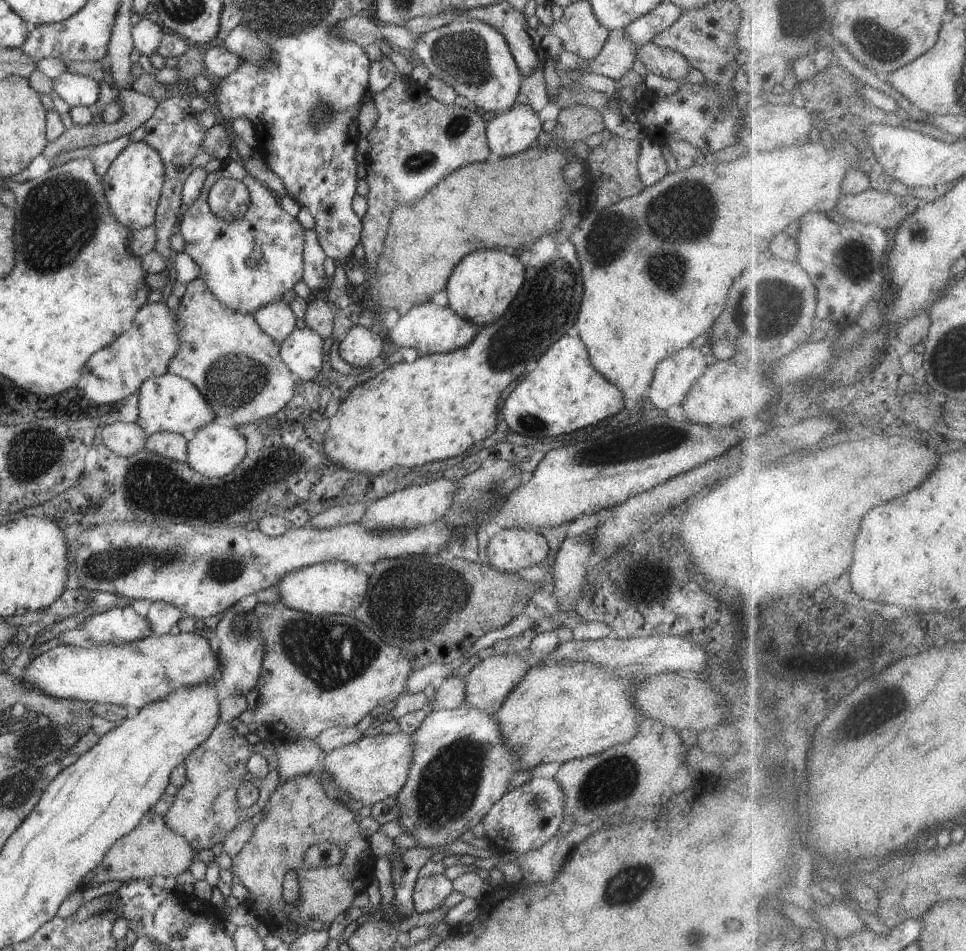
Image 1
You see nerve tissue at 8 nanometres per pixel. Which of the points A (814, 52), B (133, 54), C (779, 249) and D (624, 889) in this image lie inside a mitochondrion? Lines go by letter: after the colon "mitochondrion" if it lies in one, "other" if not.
A: other
B: other
C: other
D: mitochondrion

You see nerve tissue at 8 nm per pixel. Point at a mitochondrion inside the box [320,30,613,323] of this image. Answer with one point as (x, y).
(415, 165)

